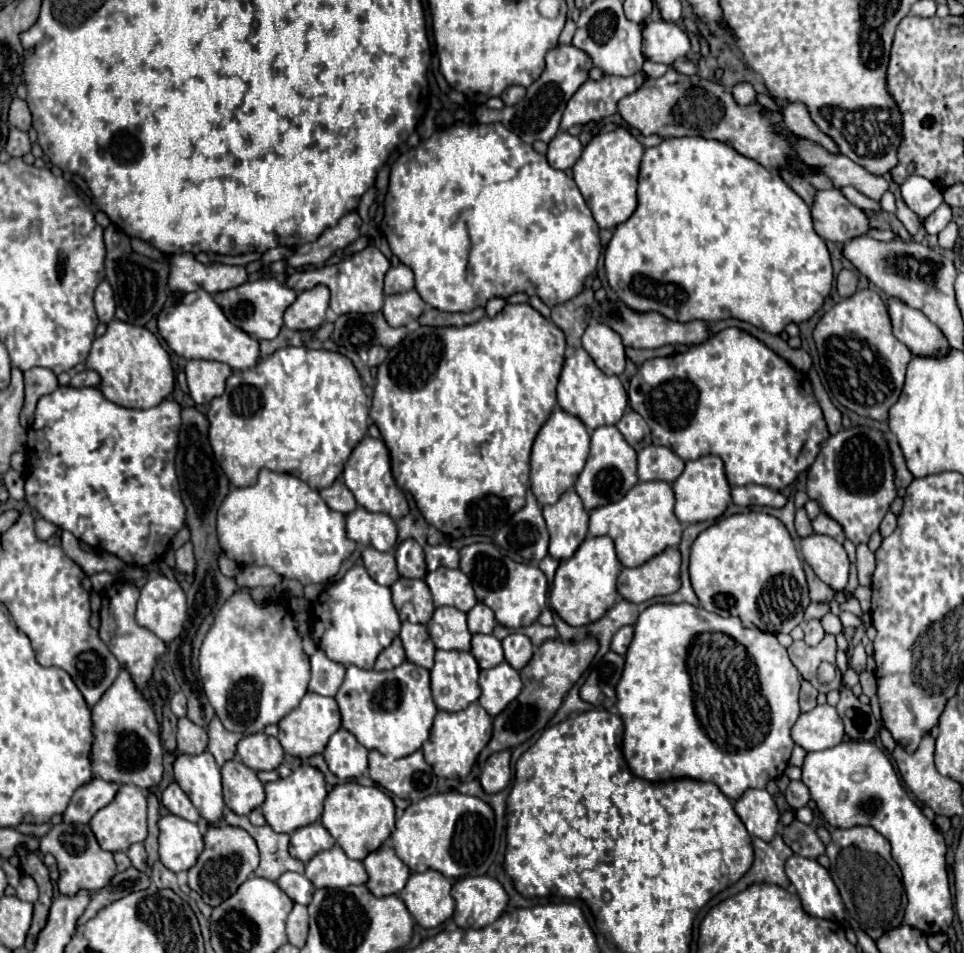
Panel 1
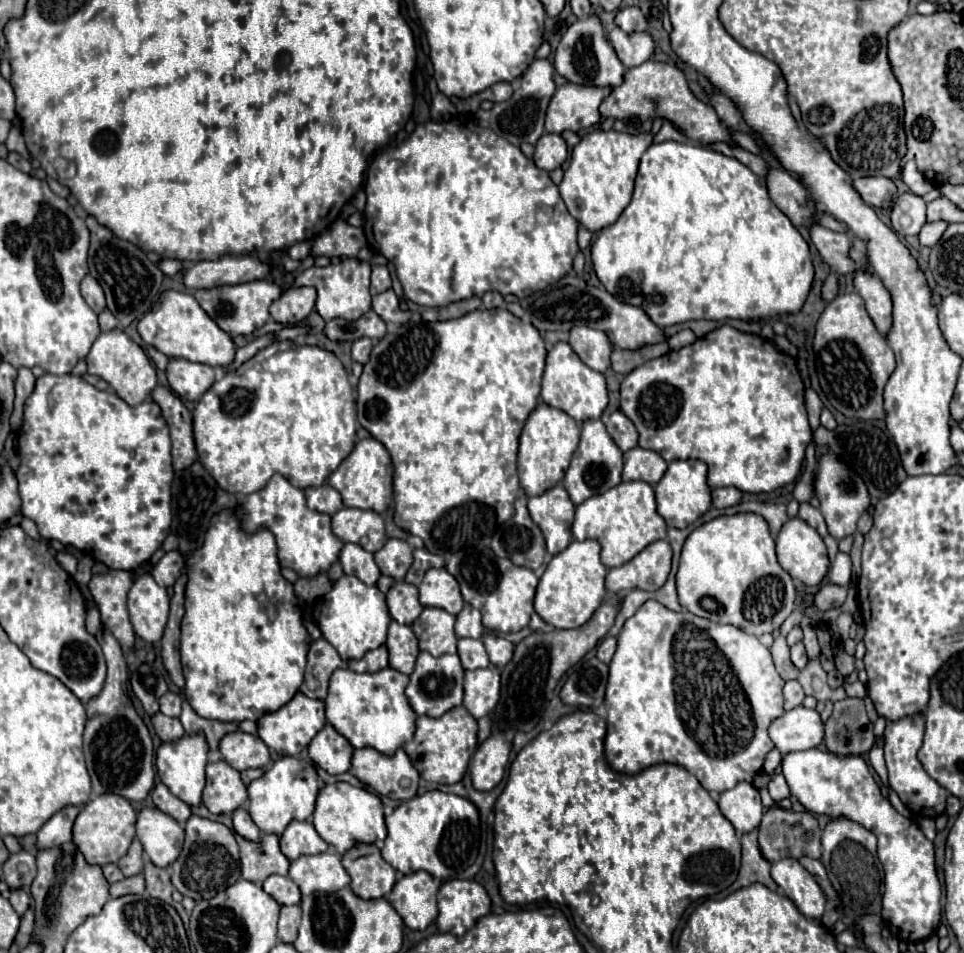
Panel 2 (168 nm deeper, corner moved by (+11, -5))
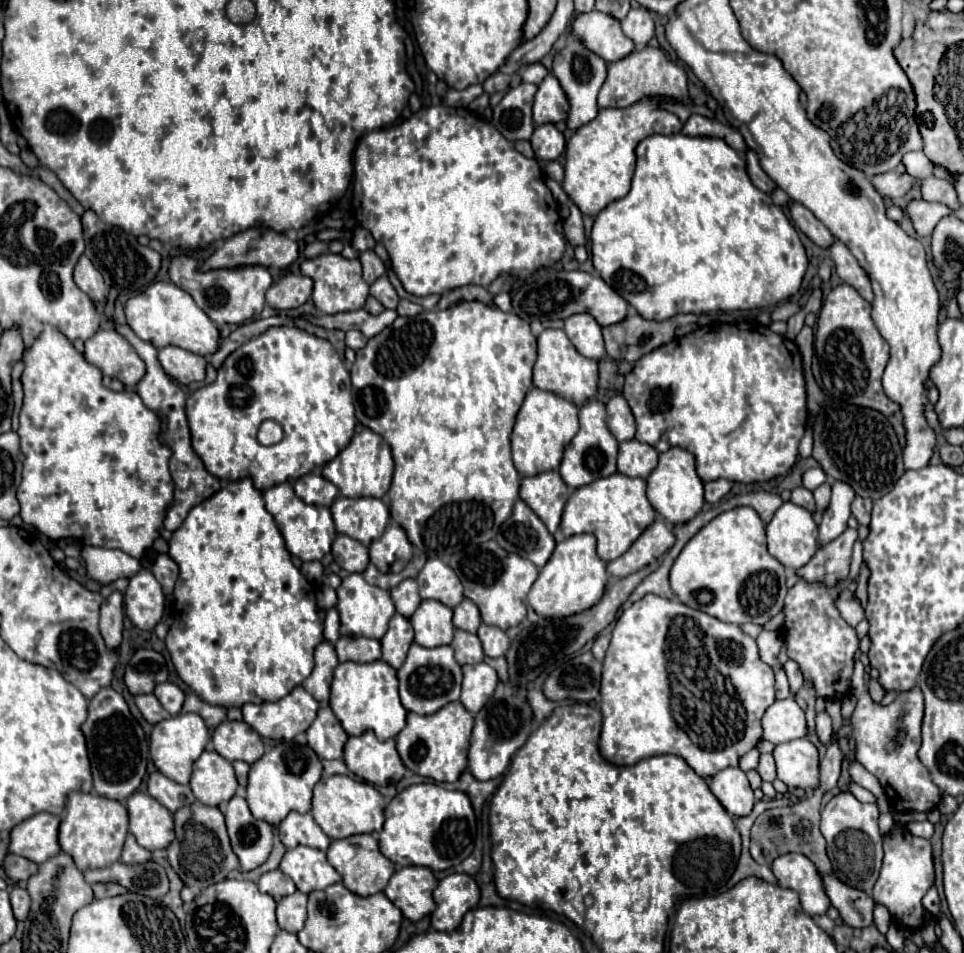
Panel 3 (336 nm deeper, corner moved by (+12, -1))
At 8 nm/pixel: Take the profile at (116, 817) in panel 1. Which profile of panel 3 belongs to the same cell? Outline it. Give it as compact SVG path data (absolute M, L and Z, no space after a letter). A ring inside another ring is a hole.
M96 792L68 794L68 806L60 824L60 848L70 854L82 872L104 868L120 860L122 846L128 834L128 810L108 796Z

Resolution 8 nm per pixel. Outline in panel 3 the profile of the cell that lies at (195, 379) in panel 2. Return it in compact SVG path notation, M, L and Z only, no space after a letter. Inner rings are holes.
M166 346L166 348L158 350L158 360L160 360L164 372L182 386L204 380L206 364L208 364L204 356L196 356L178 346Z

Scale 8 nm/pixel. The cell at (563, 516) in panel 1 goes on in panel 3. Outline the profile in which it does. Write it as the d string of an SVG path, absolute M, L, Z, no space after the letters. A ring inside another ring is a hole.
M556 470L524 478L520 486L520 498L536 512L550 534L560 528L560 518L564 512L564 502L568 502L568 494L570 490Z

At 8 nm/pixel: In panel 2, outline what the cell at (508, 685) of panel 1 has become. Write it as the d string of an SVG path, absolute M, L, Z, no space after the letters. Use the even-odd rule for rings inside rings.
M493 668L465 672L463 706L473 718L487 716L499 702L499 672Z

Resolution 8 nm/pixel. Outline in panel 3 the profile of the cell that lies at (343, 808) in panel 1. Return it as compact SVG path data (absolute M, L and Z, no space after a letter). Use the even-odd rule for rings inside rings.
M328 776L314 786L312 816L324 834L332 840L354 834L372 834L380 832L384 826L384 798L372 784L358 782L348 776Z

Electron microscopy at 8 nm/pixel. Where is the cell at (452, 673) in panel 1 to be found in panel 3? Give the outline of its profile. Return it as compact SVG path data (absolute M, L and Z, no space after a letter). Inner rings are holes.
M412 644L404 666L398 670L398 680L400 680L400 700L406 710L416 714L434 714L448 702L460 698L462 668L454 658L452 646L422 648L418 644Z

